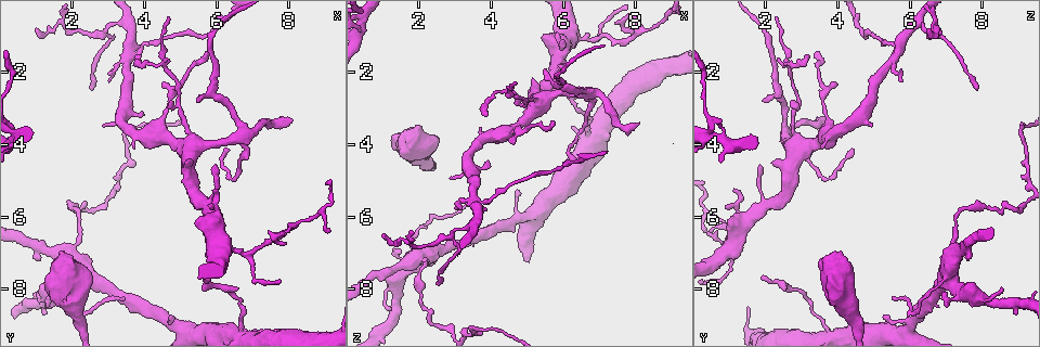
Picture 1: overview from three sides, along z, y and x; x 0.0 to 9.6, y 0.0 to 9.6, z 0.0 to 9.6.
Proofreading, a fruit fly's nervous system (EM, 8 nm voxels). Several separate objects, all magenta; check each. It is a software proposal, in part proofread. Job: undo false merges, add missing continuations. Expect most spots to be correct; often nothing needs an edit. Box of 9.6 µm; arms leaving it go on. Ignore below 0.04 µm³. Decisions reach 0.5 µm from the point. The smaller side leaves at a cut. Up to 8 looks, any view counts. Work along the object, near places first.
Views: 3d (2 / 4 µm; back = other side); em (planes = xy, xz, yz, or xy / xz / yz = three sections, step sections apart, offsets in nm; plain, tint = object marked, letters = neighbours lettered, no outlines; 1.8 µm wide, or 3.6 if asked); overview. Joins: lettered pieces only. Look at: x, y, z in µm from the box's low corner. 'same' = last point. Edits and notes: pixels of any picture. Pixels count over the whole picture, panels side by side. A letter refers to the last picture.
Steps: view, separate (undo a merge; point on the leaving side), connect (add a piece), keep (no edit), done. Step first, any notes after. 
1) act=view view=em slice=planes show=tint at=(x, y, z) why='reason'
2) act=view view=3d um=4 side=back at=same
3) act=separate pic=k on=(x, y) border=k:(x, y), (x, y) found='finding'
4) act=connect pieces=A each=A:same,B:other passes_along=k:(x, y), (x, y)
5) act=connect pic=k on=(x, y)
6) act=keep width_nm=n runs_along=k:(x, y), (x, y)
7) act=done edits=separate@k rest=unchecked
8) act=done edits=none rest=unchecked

act=view view=3d um=4 at=(3.05, 2.30, 5.80) why='thin end'

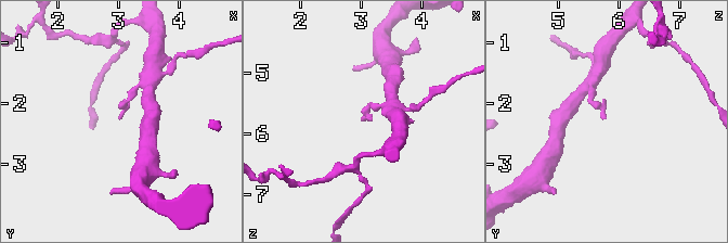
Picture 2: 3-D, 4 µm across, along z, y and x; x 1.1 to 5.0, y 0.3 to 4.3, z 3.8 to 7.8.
act=view view=em slice=planes show=letters at=(3.05, 2.20, 5.75) why='now the EM'

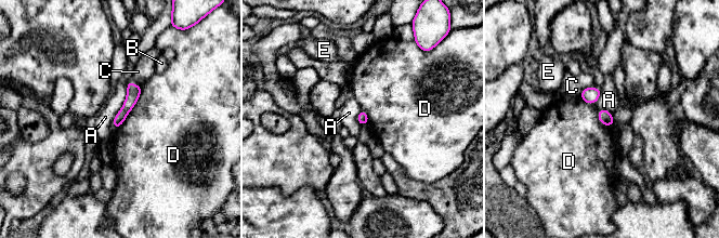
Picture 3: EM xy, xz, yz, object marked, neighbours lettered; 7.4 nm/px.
act=keep each=A:other,B:other,C:other,D:other,E:other runs_along=3:(138, 88), (116, 124) found='none of them fits'

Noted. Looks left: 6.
act=view view=em slice=planes show=letters at=(5.15, 4.25, 2.85) why='sudden change in width'

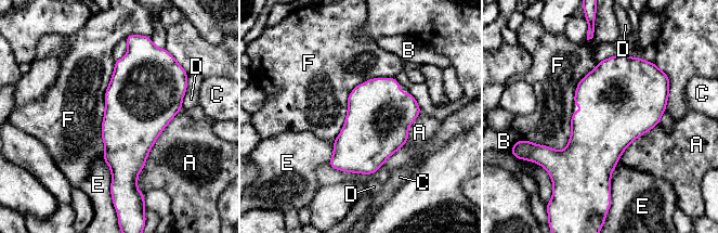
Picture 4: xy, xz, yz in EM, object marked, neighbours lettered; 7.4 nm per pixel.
act=keep each=A:other,B:other,C:other,D:other,E:other,F:other border=4:(116, 61), (105, 92), (102, 156) found='all the same cell'

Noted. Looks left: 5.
act=view view=3d um=2 at=(8.10, 3.40, 3.40) why='an open end'

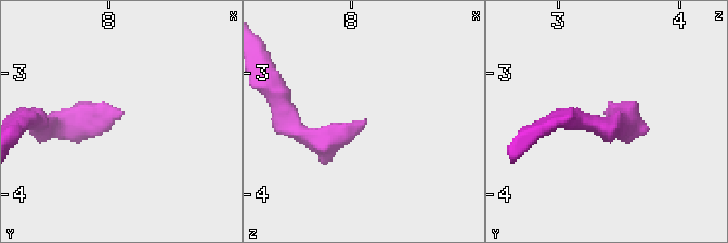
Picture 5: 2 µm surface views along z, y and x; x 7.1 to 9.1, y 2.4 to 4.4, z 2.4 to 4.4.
act=view view=em um=3.6 slice=yz step=4 show=letters at=(8.08, 3.38, 3.42)

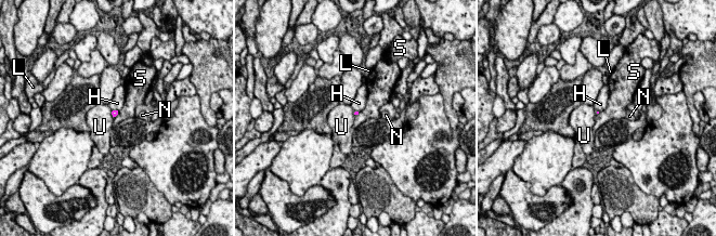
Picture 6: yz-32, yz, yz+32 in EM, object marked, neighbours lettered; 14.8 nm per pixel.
act=view view=em um=3.6 slice=planes show=letters at=same

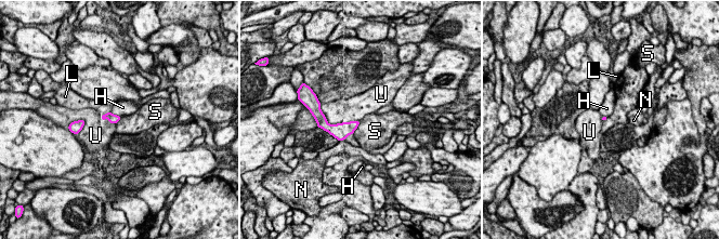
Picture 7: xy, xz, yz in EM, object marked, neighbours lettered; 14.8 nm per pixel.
act=keep each=H:other,L:other,N:other,S:other,U:other border=7:(361, 121), (352, 133) found='none of them fits'

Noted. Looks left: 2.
act=view view=em slice=planes show=letters at=(3.50, 8.20, 5.50) why='free end'

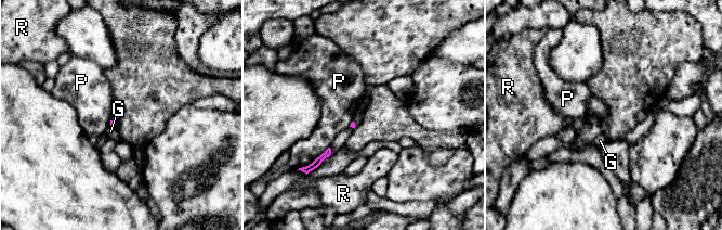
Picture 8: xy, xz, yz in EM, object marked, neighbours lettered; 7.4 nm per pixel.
act=keep each=G:other,P:other,R:other border=8:(329, 147), (306, 166) found='none of them fits'

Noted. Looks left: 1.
act=done edits=none rest=unchecked

